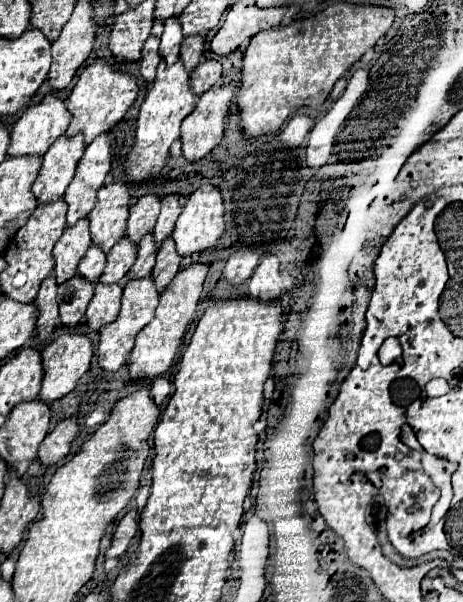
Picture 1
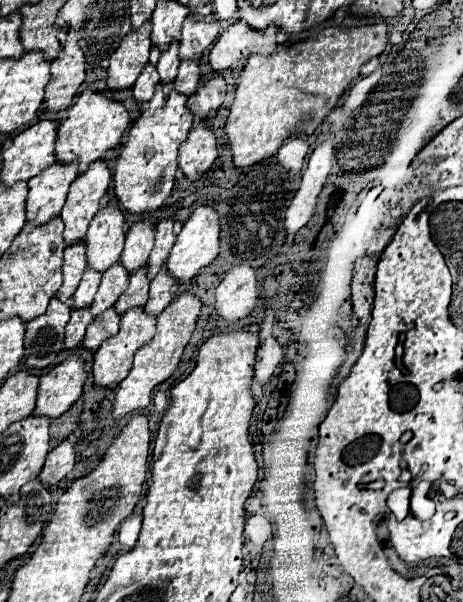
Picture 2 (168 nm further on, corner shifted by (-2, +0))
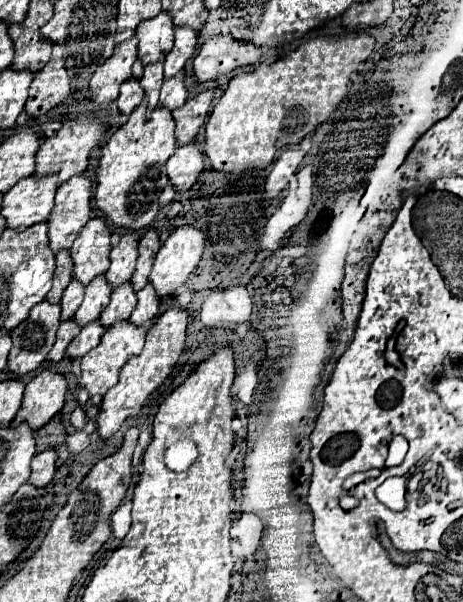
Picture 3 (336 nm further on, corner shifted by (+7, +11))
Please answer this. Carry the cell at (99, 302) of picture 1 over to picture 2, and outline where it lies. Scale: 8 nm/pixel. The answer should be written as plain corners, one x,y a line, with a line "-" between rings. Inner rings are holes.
109,308
101,316
97,316
93,324
87,328
87,334
83,338
83,348
95,352
105,340
115,336
117,332
119,332
119,316
115,308

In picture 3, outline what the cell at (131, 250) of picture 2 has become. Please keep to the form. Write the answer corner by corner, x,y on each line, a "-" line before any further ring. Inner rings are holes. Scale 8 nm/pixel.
126,233
120,237
120,243
112,247
110,251
110,269
106,271
106,279
112,287
118,287
126,283
136,267
138,259
138,239
134,233

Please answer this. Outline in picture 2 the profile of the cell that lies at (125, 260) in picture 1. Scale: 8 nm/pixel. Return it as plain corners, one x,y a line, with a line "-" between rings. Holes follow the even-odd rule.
117,262
115,268
103,274
95,300
91,304
91,314
101,316
107,308
111,308
117,302
117,298
127,290
127,284
129,284
129,274
125,268
121,268
121,262

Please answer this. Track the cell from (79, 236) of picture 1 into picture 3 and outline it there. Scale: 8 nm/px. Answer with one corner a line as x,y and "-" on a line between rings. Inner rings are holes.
60,249
60,253
56,253
54,283
52,283
52,289
48,291
46,299
50,299
50,303
58,303
66,285
70,283
70,279
72,279
72,257
70,257
68,249

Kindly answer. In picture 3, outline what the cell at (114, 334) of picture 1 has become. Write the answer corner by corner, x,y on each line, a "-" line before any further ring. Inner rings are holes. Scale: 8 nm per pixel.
118,321
112,327
106,329
100,345
86,353
82,357
82,377
80,385
90,391
90,395
104,395
116,381
118,381
118,371
120,367
132,357
138,355
144,347
144,337
146,337
146,327
144,325
134,325
132,321

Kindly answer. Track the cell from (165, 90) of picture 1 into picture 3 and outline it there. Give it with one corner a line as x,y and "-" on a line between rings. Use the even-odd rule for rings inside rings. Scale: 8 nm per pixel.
158,105
146,115
138,107
130,121
118,127
110,141
102,147
100,165
96,169
96,205
112,219
114,225
128,229
142,229
152,223
158,213
158,197
168,183
166,161
176,149
174,117
172,113

